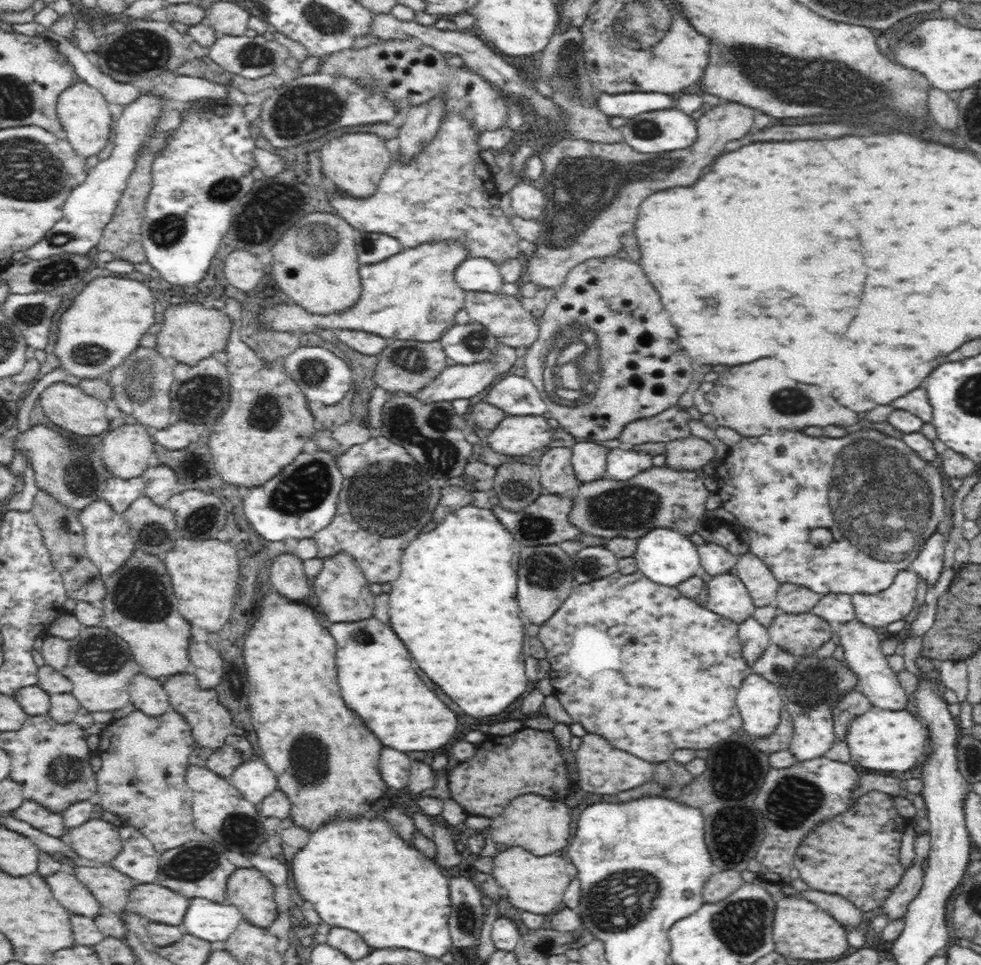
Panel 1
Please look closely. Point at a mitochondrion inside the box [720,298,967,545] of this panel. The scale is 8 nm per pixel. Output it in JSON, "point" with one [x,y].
{"point":[789,401]}

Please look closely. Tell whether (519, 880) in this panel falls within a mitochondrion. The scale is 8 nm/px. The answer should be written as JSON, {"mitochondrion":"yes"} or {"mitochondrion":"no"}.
{"mitochondrion":"no"}

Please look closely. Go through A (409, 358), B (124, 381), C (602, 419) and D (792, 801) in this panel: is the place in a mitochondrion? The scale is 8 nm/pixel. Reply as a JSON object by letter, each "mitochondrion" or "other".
{"A":"mitochondrion","B":"mitochondrion","C":"other","D":"mitochondrion"}

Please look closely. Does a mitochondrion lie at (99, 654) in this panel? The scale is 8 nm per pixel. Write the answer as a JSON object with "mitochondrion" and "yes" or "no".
{"mitochondrion":"yes"}

